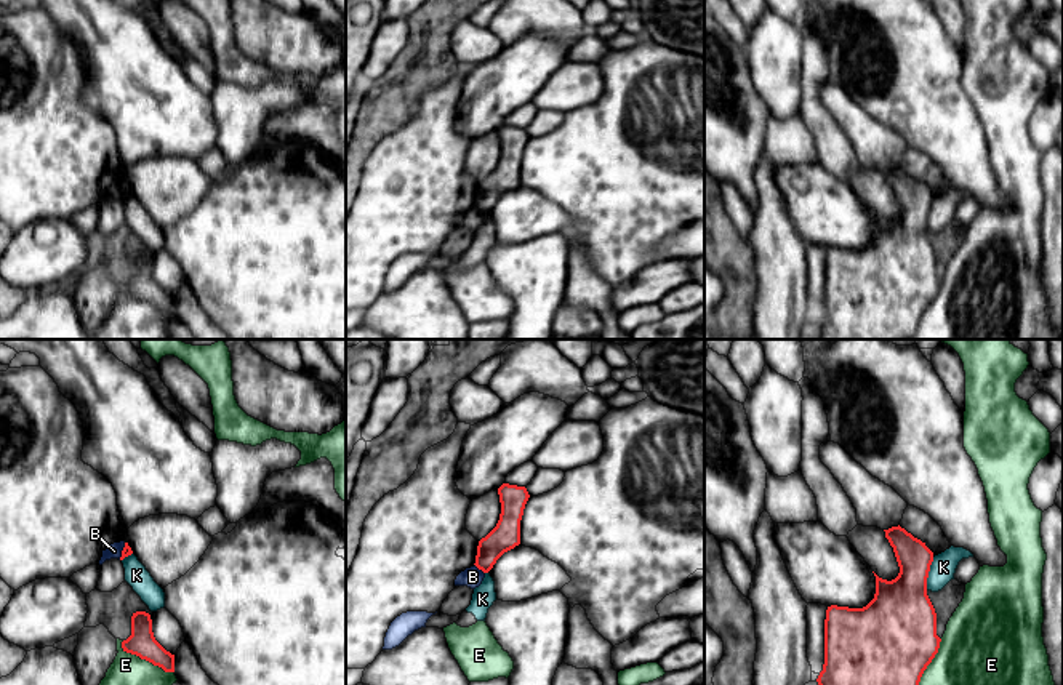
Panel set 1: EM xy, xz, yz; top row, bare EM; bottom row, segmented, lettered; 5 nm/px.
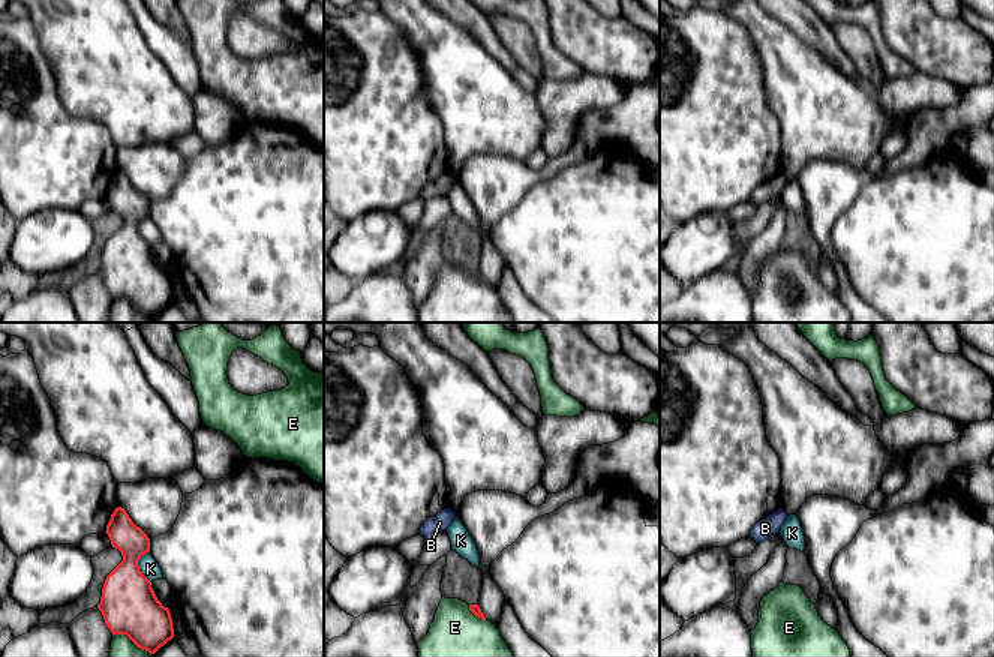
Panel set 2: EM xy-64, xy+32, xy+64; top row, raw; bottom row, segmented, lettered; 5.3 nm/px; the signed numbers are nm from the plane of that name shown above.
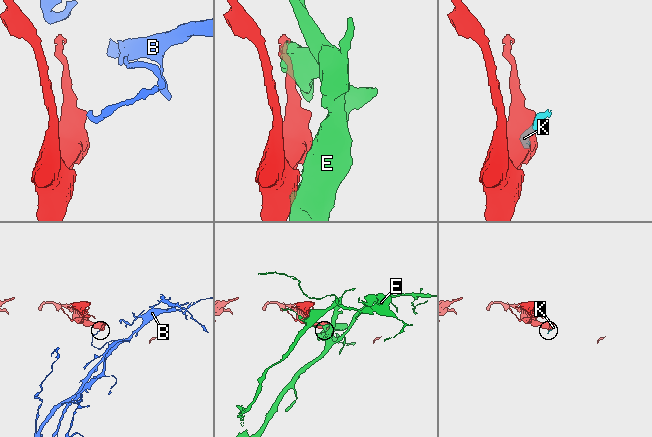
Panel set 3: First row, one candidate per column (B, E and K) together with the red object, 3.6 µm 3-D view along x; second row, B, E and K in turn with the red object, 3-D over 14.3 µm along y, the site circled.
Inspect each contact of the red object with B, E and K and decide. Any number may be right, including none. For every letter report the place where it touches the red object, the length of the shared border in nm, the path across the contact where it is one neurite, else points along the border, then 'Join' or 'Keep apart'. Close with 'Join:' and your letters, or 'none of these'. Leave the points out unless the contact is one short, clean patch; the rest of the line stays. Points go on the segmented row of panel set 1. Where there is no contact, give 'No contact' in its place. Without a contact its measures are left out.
B: Touches red at xz (479, 568). Shared border 80 nm. Boundary: xz (474, 564), (484, 573). Keep apart
E: Touches red at xy (146, 660). Shared border 320 nm. Keep apart
K: Touches red at yz (927, 573). Shared border 170 nm. Keep apart
Join: none of these

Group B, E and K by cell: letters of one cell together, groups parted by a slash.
B / E / K

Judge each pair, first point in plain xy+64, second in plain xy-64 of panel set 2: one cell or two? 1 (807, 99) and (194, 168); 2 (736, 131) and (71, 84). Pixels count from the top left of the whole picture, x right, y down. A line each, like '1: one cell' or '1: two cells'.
1: two cells
2: two cells

